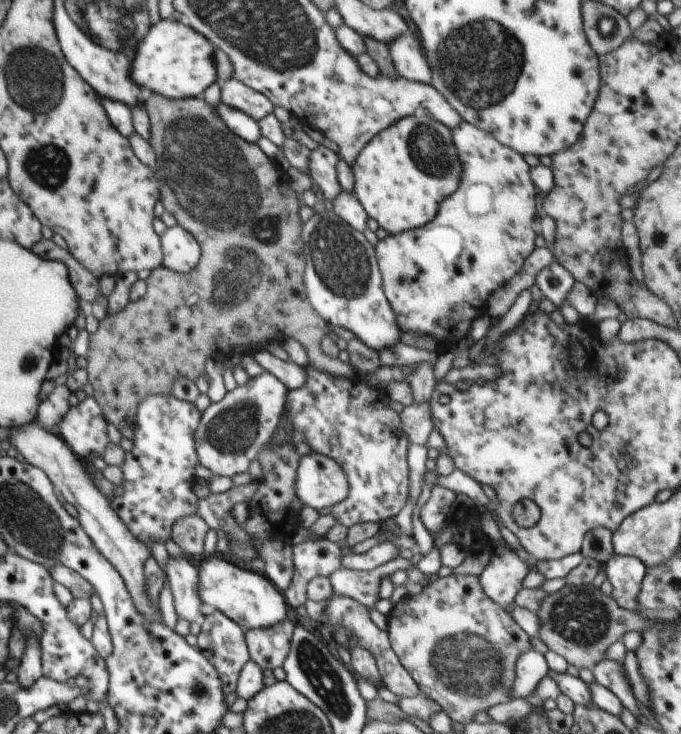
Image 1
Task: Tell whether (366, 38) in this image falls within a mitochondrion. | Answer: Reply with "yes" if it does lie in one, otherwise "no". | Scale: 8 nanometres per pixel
no

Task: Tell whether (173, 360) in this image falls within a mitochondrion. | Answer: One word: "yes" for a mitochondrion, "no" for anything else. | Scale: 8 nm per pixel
no

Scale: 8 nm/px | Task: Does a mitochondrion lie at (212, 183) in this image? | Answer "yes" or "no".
yes

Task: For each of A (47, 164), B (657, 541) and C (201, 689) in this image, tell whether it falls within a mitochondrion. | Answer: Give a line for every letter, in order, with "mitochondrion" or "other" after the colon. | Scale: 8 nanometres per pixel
A: mitochondrion
B: mitochondrion
C: mitochondrion

